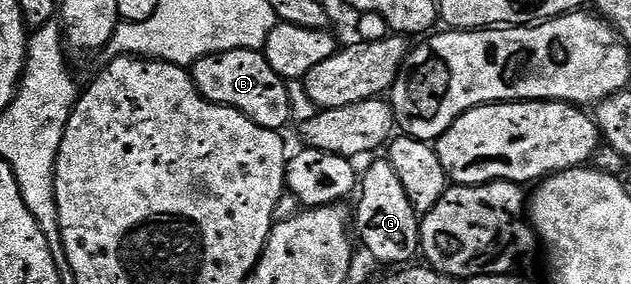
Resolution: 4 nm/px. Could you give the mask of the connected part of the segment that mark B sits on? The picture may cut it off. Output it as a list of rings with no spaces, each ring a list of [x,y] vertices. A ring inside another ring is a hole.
[[[226,50],[220,54],[210,54],[198,58],[195,65],[190,67],[189,73],[201,96],[205,96],[210,102],[237,108],[237,112],[249,116],[249,120],[261,124],[261,128],[283,132],[291,122],[291,94],[287,91],[288,79],[277,76],[267,57],[258,50]]]

